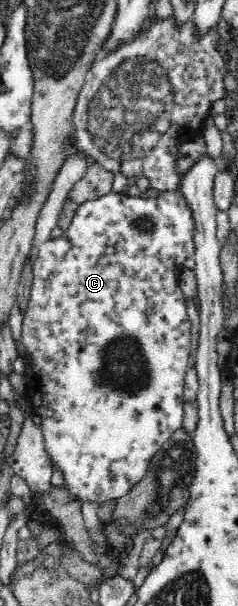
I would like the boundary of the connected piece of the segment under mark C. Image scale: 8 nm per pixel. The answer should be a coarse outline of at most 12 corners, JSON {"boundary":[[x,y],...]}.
{"boundary":[[180,190],[80,203],[33,261],[24,374],[70,497],[183,429]]}

